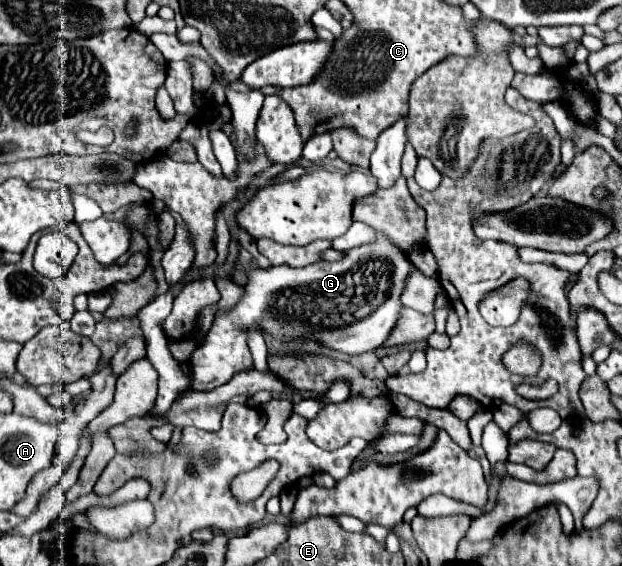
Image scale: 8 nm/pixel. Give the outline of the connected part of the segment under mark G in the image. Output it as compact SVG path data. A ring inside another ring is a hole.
M376 230L372 244L346 250L346 258L336 262L314 262L312 266L292 268L252 268L244 298L228 314L218 314L204 346L192 354L194 390L214 390L226 384L234 374L252 370L252 356L246 336L252 328L268 330L276 338L314 338L328 348L344 354L362 354L380 348L396 318L400 318L404 278L412 272L408 254ZM296 304L296 316L294 316Z

